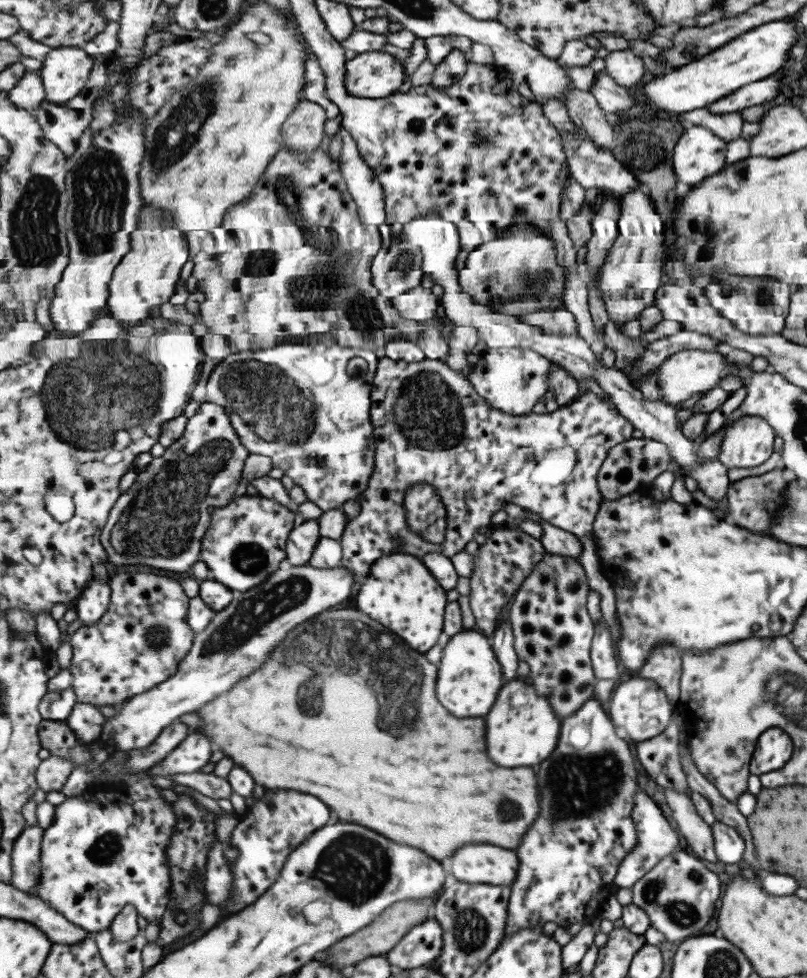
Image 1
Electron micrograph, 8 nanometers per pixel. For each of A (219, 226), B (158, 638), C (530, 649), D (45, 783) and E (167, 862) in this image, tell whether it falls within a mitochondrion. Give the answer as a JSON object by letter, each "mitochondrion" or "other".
{"A":"other","B":"mitochondrion","C":"other","D":"other","E":"other"}

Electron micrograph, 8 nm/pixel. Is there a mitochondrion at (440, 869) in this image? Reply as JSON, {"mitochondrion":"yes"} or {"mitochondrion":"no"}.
{"mitochondrion":"no"}

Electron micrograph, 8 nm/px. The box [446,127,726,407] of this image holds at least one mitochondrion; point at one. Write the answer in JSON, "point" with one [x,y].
{"point":[537,277]}

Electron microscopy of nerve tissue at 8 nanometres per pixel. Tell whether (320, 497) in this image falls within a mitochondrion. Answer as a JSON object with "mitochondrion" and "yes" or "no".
{"mitochondrion":"no"}

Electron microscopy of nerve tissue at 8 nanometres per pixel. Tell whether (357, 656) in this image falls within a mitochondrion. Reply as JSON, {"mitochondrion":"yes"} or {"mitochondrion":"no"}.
{"mitochondrion":"yes"}

